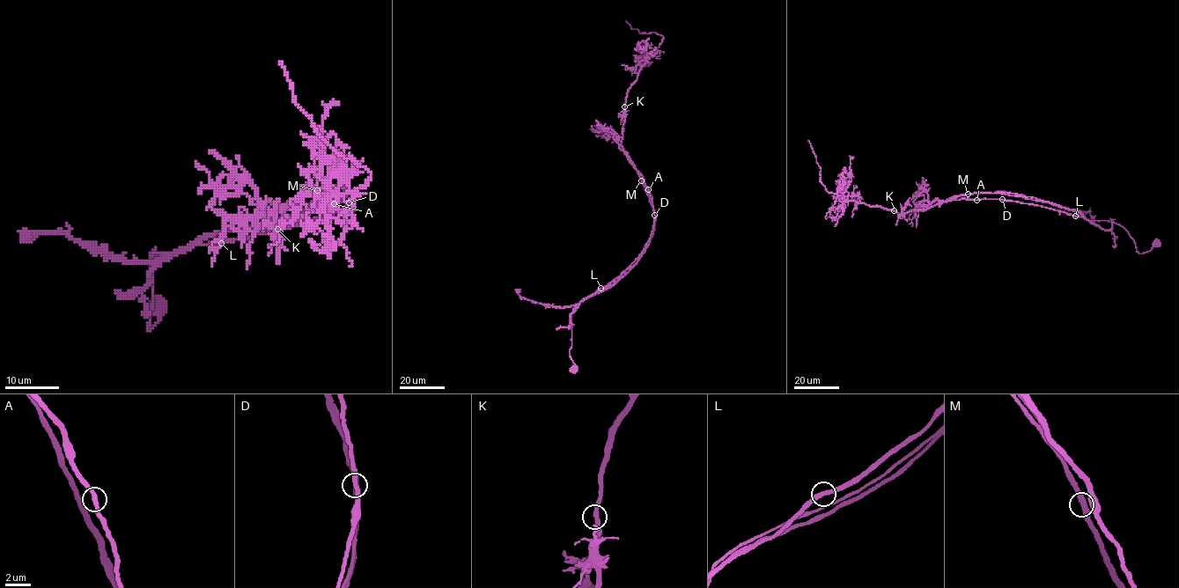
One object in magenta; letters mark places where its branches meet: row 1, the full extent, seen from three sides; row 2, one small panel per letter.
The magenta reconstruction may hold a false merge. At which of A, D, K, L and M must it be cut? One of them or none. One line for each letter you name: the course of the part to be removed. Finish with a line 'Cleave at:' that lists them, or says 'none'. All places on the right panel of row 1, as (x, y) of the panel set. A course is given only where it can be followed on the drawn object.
M: foreign part runs (968, 194), (1018, 195), (1074, 210), (1090, 221), (1113, 222), (1122, 225), (1139, 253), (1156, 246), (1160, 241)
Cleave at: M

